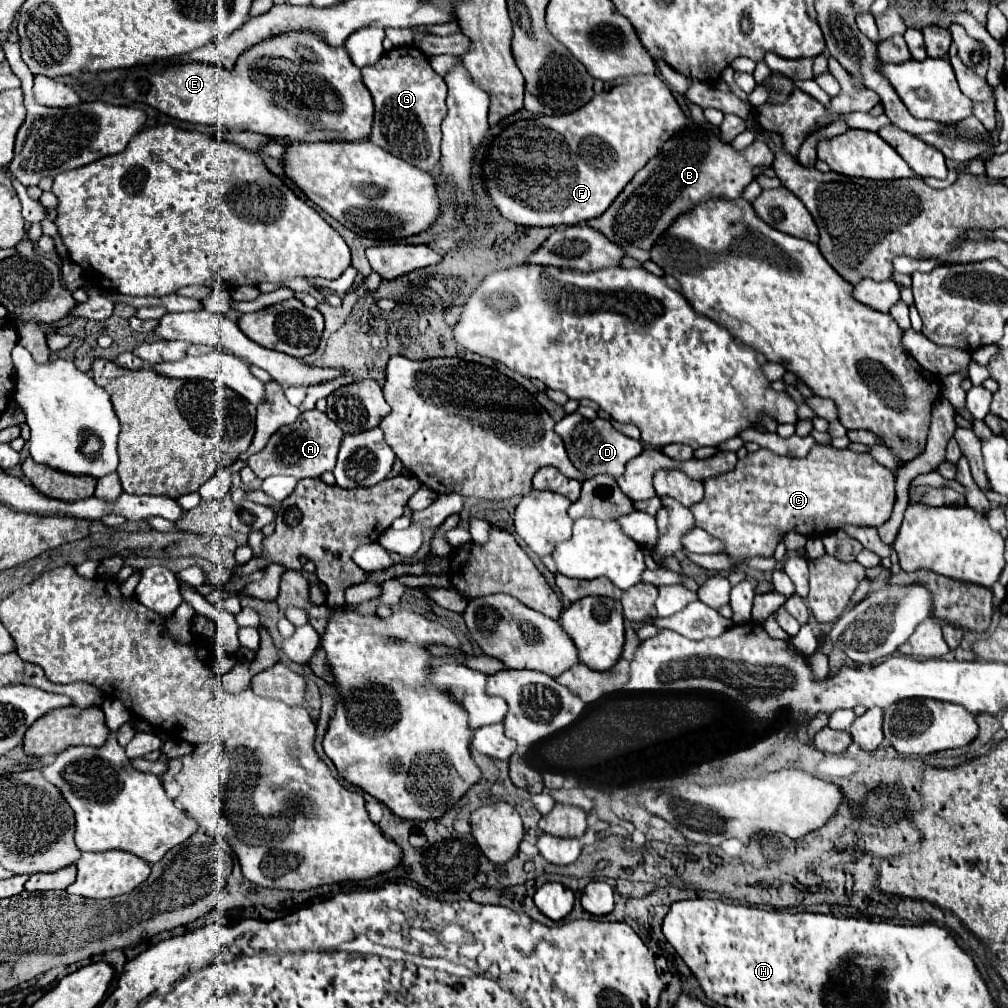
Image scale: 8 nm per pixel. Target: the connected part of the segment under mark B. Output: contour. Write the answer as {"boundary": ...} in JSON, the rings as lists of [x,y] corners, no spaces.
{"boundary":[[[690,120],[686,128],[678,130],[670,140],[664,142],[656,158],[636,172],[612,206],[600,218],[592,218],[586,224],[602,232],[616,246],[650,250],[656,238],[670,226],[674,218],[706,198],[738,198],[754,180],[754,168],[770,166],[772,160],[772,150],[760,140],[754,140],[744,150],[736,150],[730,142],[722,142],[718,126],[712,126],[710,122],[696,124]]]}

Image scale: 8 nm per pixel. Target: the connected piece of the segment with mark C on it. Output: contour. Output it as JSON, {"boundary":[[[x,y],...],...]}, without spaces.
{"boundary":[[[816,444],[806,458],[780,458],[770,450],[760,448],[758,452],[748,454],[744,460],[738,460],[736,468],[728,474],[710,478],[704,482],[704,500],[696,506],[690,506],[696,526],[708,534],[726,542],[726,554],[732,558],[748,556],[772,556],[778,544],[778,534],[798,532],[806,538],[826,534],[828,530],[838,530],[844,524],[854,526],[882,526],[894,508],[896,500],[896,476],[886,466],[876,462],[870,454],[858,454],[852,450],[838,450],[834,446]]]}

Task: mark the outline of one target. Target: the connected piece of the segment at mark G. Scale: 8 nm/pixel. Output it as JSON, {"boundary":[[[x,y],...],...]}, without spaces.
{"boundary":[[[416,46],[392,48],[384,52],[376,64],[364,66],[362,78],[376,108],[370,140],[420,170],[434,170],[440,162],[440,124],[446,116],[446,82],[432,70],[428,58]]]}

